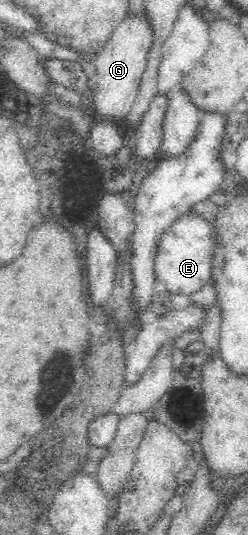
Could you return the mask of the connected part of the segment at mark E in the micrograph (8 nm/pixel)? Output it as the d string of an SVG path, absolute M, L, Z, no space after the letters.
M193 209L177 216L156 244L154 271L156 278L166 286L167 294L191 294L209 283L209 259L212 257L212 227Z

